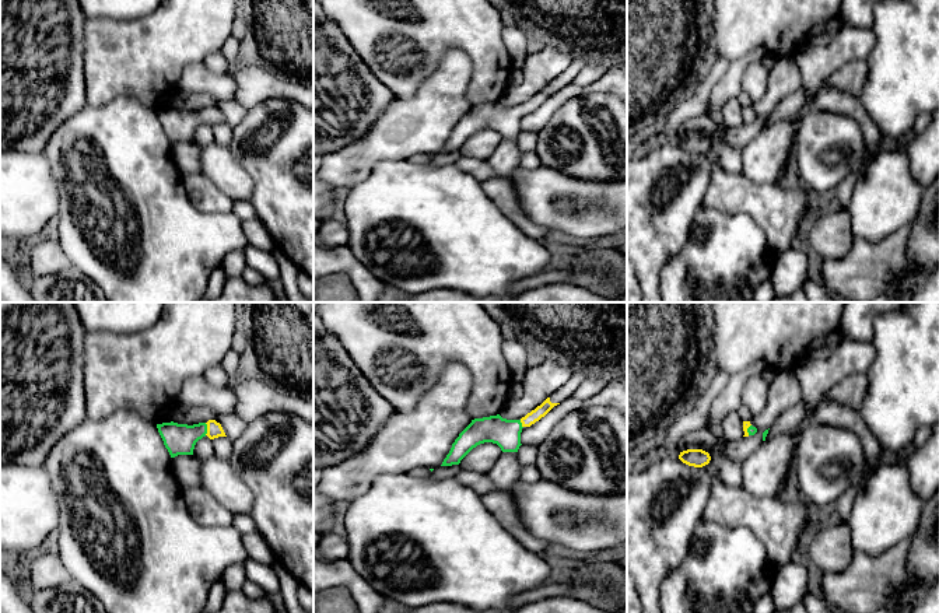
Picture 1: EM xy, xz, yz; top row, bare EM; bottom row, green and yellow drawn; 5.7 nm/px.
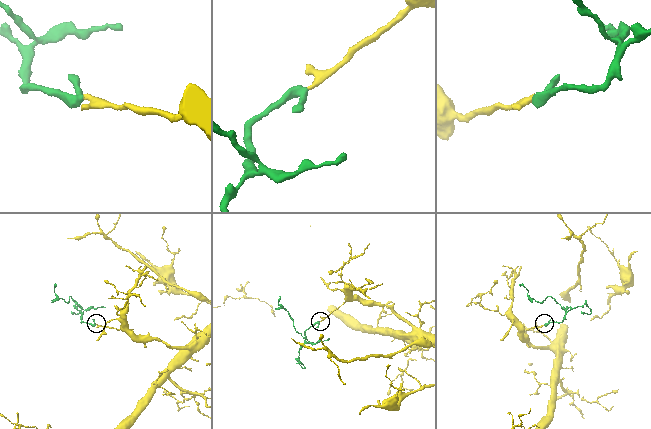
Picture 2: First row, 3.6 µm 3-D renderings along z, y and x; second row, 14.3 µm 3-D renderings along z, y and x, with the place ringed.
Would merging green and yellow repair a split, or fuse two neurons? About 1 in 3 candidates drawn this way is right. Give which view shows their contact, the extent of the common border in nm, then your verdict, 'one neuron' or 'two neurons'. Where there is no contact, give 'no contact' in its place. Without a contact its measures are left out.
contact in xy; length 70 nm; one neuron

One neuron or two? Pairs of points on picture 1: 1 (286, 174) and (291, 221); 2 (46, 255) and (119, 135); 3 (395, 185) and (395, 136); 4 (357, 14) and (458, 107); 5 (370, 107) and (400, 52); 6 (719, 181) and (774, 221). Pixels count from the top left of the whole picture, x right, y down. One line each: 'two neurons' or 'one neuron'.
1: one neuron
2: two neurons
3: two neurons
4: two neurons
5: two neurons
6: one neuron

